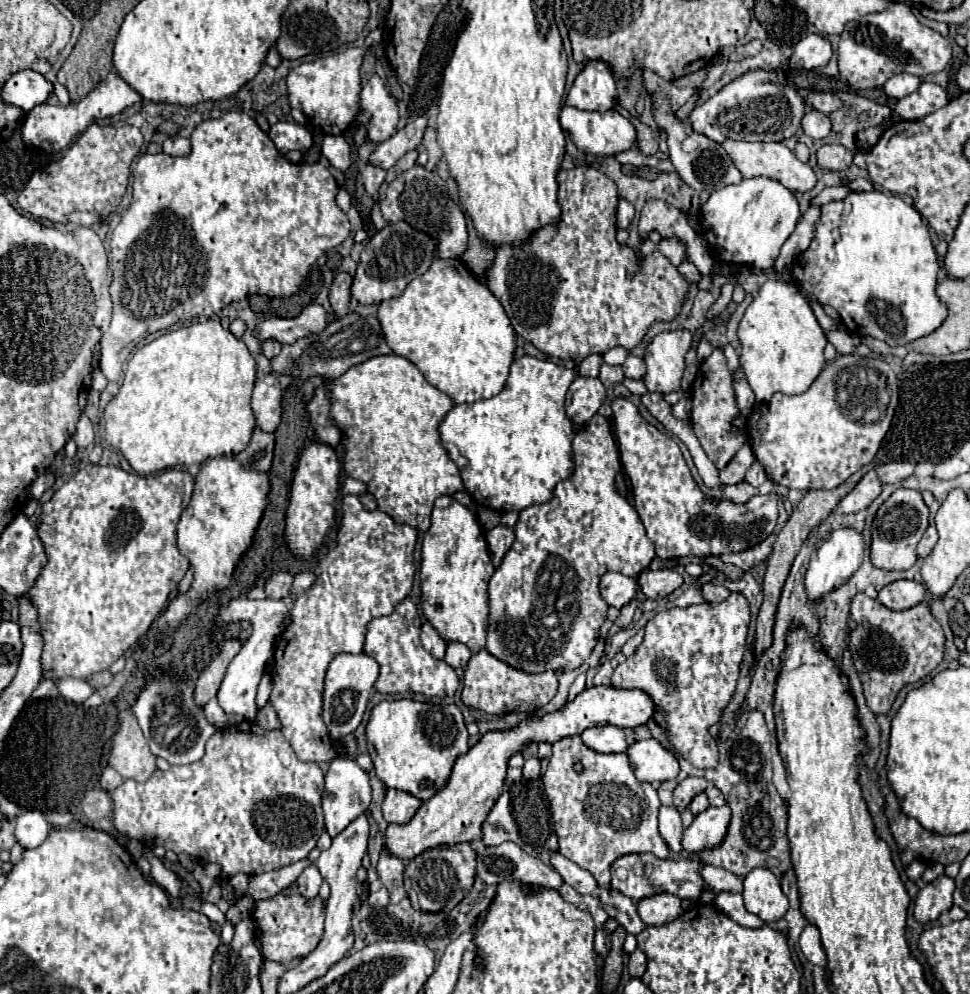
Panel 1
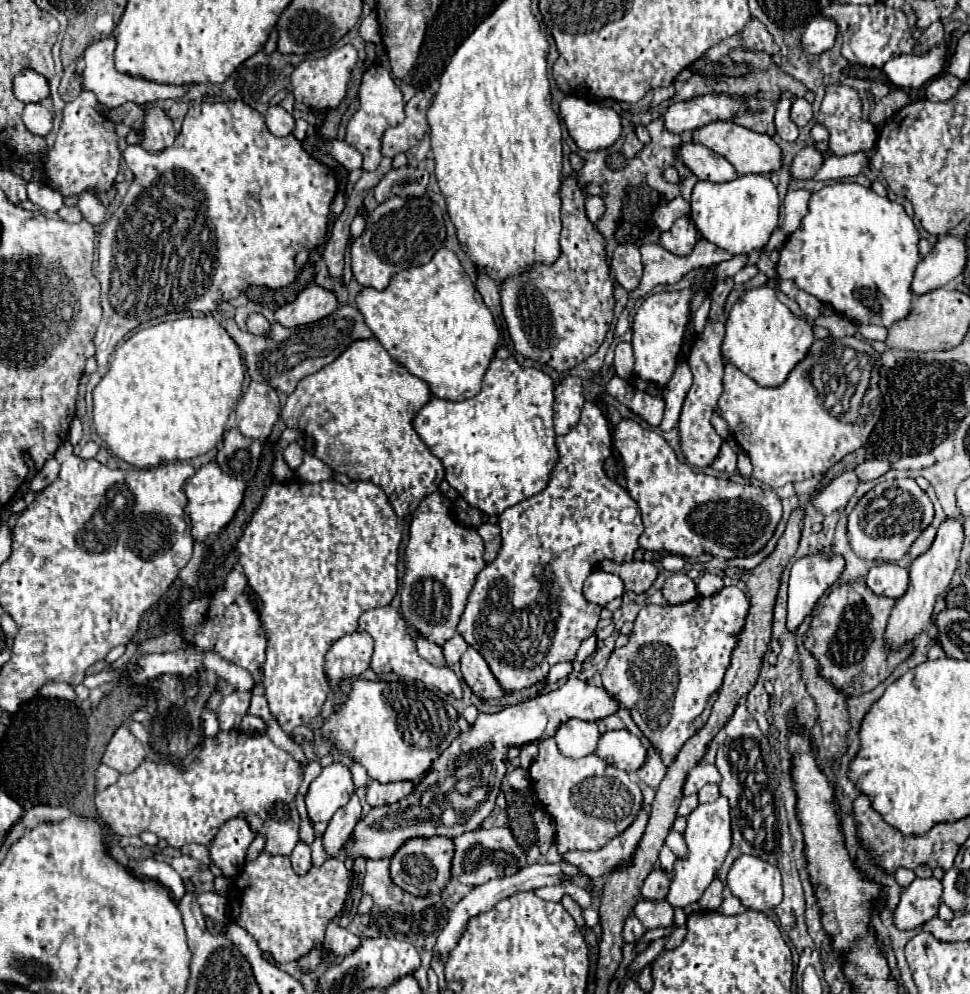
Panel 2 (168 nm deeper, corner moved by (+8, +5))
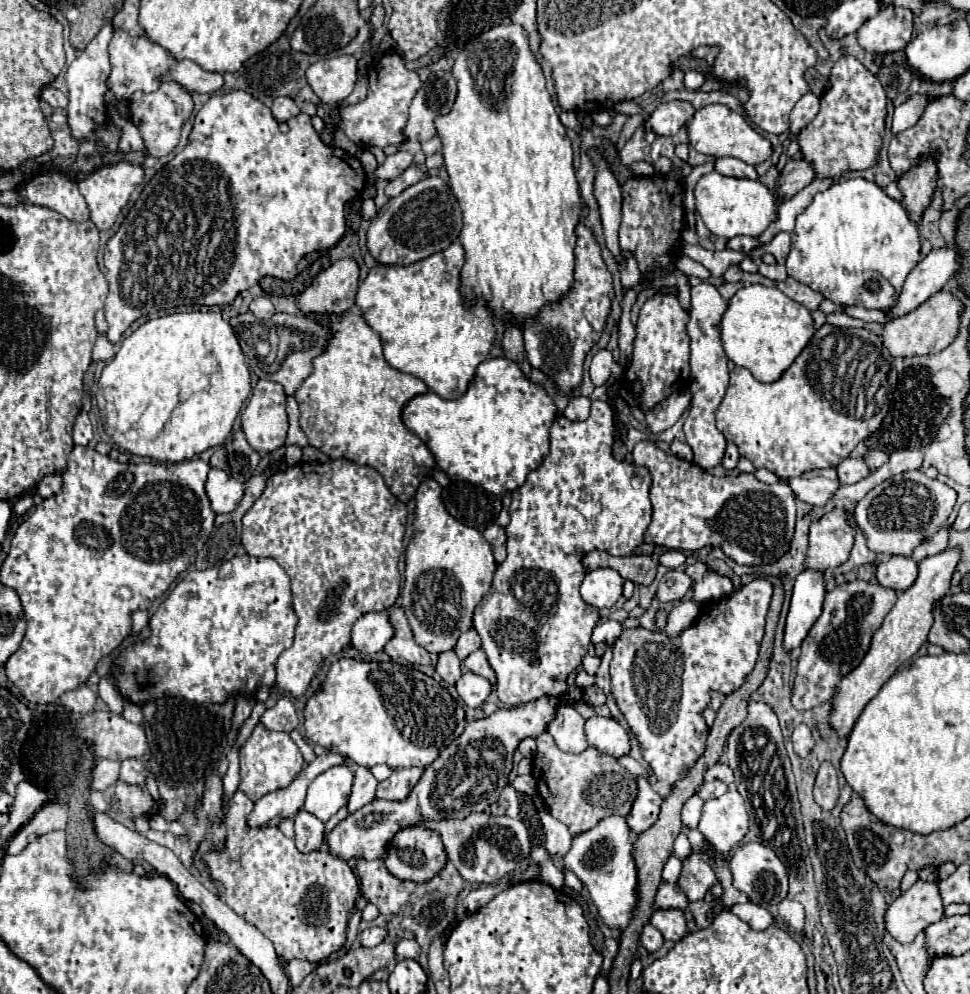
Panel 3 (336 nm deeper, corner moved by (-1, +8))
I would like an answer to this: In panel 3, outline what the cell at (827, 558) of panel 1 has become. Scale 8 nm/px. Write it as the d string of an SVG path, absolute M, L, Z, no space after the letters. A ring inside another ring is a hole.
M802 570L796 576L790 612L786 618L784 630L784 648L794 650L802 644L812 624L818 620L822 612L822 602L826 596L824 574L818 570Z

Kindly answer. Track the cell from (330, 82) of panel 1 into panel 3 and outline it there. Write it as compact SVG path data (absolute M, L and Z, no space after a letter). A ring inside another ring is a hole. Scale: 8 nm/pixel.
M348 54L312 64L306 70L306 78L314 94L322 102L334 104L350 96L356 84L356 72L358 72L358 60L356 56Z

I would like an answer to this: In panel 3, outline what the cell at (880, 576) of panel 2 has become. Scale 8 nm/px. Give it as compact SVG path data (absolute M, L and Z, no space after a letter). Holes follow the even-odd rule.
M892 556L886 562L880 562L876 568L876 580L884 588L892 588L894 592L908 590L918 576L918 566L914 560L904 556Z

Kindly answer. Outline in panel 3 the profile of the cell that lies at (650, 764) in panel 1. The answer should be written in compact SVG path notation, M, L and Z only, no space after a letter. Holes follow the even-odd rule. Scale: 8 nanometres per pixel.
M590 718L586 722L586 738L594 748L614 758L630 754L630 734L614 718Z

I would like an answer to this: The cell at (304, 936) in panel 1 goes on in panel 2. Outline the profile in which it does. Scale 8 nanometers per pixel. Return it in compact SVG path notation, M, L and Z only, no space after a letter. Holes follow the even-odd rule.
M265 849L259 851L259 855L253 861L245 861L237 877L233 879L231 891L229 891L229 917L241 925L257 939L259 947L273 957L277 965L295 961L303 955L307 955L315 945L319 945L325 939L325 927L331 919L339 917L345 907L345 899L349 895L351 887L351 873L345 869L343 861L337 857L325 859L321 867L311 865L311 869L305 875L297 875L291 867L289 857L285 855L269 855Z

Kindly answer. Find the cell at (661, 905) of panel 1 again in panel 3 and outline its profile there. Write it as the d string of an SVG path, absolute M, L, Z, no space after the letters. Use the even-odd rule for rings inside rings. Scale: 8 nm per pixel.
M654 906L650 924L658 928L666 940L680 940L682 936L686 936L686 918L684 918L684 912L678 908L662 910Z

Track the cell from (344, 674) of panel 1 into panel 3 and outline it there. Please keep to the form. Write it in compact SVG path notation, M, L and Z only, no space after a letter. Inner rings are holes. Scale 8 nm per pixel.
M386 610L370 612L362 616L362 620L354 622L350 644L360 654L374 654L386 646L386 642L392 638L392 632L390 622L386 620Z

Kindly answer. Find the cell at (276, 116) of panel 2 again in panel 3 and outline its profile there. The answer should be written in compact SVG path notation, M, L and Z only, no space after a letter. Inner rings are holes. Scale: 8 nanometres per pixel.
M284 96L284 98L274 100L274 104L272 104L272 114L274 114L274 118L276 118L278 122L286 122L286 120L290 120L292 116L298 116L298 114L300 114L300 108L296 106L296 102L294 102L292 98Z

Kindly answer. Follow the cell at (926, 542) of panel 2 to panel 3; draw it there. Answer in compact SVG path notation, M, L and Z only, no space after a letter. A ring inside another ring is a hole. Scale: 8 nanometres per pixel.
M940 528L934 536L926 538L926 540L912 552L912 558L914 558L916 562L920 562L920 560L926 558L926 556L940 554L946 546L948 546L948 528Z

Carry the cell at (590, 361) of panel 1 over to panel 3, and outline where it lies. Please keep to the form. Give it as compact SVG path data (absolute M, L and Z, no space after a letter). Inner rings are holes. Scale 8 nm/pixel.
M488 358L476 370L476 376L468 392L456 400L444 400L434 392L414 396L404 412L402 420L408 430L420 436L432 450L436 464L450 480L464 480L482 486L486 492L504 498L504 494L518 490L528 474L536 470L550 452L550 428L556 420L556 404L542 384L530 382L516 362L508 358Z

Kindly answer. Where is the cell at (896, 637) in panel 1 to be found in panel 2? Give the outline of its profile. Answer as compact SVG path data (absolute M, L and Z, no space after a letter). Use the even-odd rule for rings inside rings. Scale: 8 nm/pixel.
M843 583L833 587L823 605L815 609L811 625L803 635L803 645L819 661L819 675L841 693L863 695L875 689L903 659L911 655L911 643L893 651L883 639L893 605L895 599L875 595L865 583Z

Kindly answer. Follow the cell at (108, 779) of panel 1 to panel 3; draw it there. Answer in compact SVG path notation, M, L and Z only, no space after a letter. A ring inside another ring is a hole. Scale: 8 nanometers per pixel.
M98 760L92 772L92 790L104 792L108 786L112 786L118 780L118 774L120 774L120 762Z

